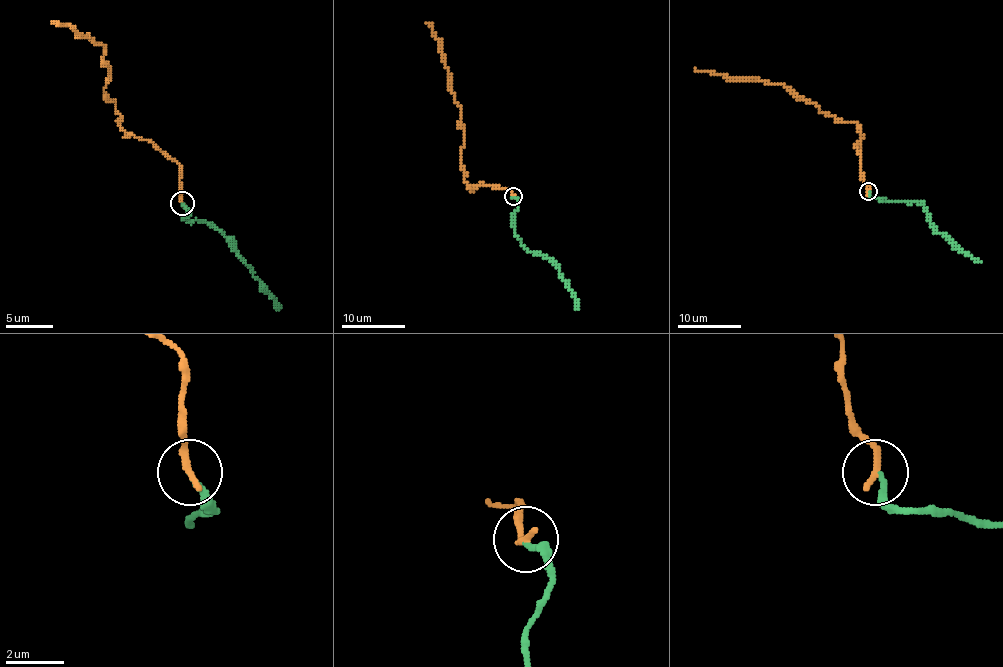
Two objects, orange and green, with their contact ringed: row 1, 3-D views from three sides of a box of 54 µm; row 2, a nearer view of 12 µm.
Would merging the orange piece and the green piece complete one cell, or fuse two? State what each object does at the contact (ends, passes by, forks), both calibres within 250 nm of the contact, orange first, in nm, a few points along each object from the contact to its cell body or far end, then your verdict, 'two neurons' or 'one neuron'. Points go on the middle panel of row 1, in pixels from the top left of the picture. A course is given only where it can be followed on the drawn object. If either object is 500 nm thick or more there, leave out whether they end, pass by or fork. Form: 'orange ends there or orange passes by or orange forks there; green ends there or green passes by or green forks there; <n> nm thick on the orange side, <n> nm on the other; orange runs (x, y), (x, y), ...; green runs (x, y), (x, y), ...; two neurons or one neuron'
orange ends there; green ends there; 280 nm thick on the orange side, 200 nm on the other; orange runs (512, 195), (511, 189), (488, 184), (471, 189), (465, 181), (460, 111), (441, 44), (425, 22); green runs (512, 197), (517, 202), (512, 226), (517, 238), (527, 249), (557, 265), (558, 275), (570, 288), (576, 310); two neurons

